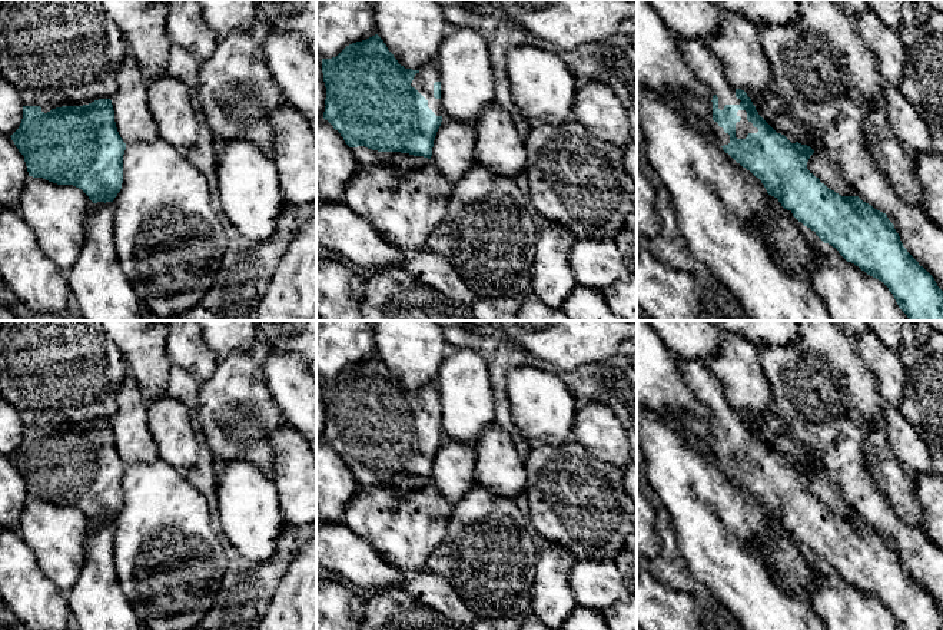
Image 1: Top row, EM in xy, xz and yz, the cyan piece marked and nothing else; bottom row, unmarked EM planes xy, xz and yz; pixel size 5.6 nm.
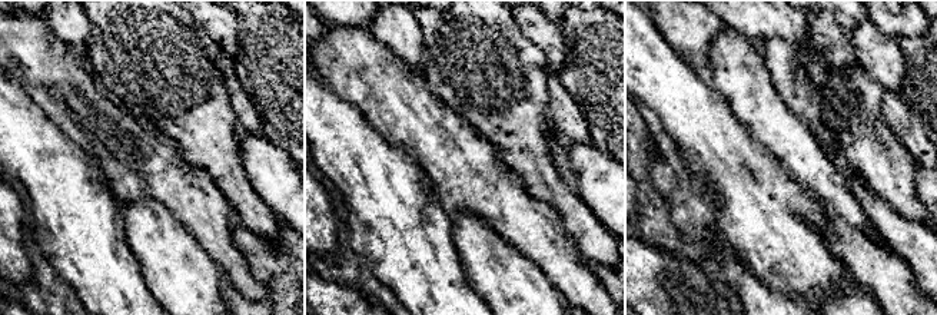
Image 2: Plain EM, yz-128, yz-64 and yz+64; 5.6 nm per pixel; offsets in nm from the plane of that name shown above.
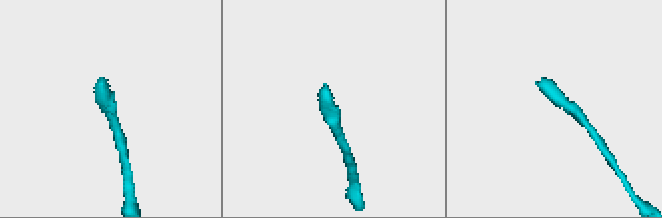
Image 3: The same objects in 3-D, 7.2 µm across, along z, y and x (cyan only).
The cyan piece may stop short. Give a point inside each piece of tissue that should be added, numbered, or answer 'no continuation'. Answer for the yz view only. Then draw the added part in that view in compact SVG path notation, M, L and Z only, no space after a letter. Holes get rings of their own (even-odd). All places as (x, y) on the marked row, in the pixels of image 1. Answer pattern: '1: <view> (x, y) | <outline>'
1: yz (709, 69) | M675 36L675 42L684 63L694 72L698 82L704 83L710 92L710 99L681 96L683 103L694 117L704 122L720 146L730 143L730 135L713 120L713 96L718 97L718 109L725 105L740 105L736 97L736 87L727 79L723 62L700 39Z

